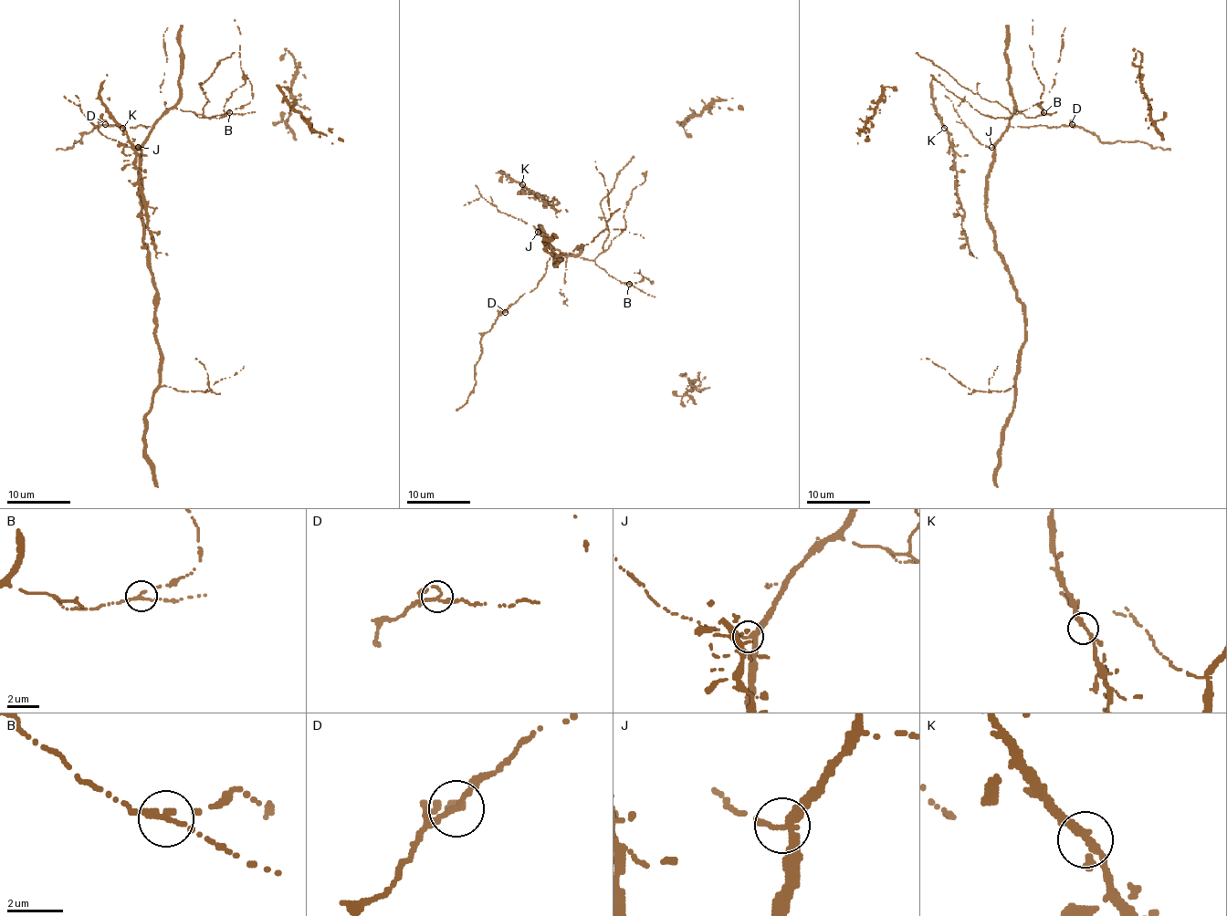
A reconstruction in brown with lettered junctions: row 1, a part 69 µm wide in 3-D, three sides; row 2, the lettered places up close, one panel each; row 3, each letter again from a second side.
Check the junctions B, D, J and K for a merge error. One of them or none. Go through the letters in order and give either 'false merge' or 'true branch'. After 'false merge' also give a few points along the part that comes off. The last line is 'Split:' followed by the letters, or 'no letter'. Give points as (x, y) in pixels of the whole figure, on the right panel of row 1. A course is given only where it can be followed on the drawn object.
B: true branch
D: true branch
J: true branch
K: true branch
Split: no letter

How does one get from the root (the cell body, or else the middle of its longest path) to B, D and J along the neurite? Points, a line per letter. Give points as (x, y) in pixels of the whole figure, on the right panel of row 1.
B: (990, 166), (993, 144), (1006, 130), (1013, 109), (1026, 117), (1036, 117), (1043, 112)
D: (990, 166), (993, 144), (1011, 127), (1045, 125), (1050, 128), (1071, 123)
J: (990, 166), (993, 160), (991, 147)

